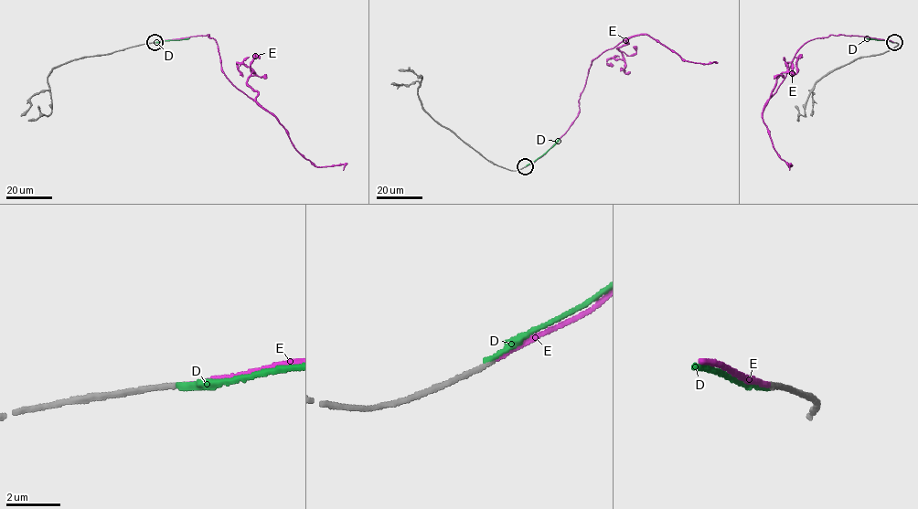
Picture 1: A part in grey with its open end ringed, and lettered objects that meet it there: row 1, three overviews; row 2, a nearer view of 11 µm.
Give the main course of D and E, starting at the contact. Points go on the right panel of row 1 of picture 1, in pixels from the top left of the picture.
D: (894, 42), (866, 38)
E: (894, 42), (829, 35), (808, 40), (796, 53), (762, 112), (773, 147), (790, 164), (789, 170)

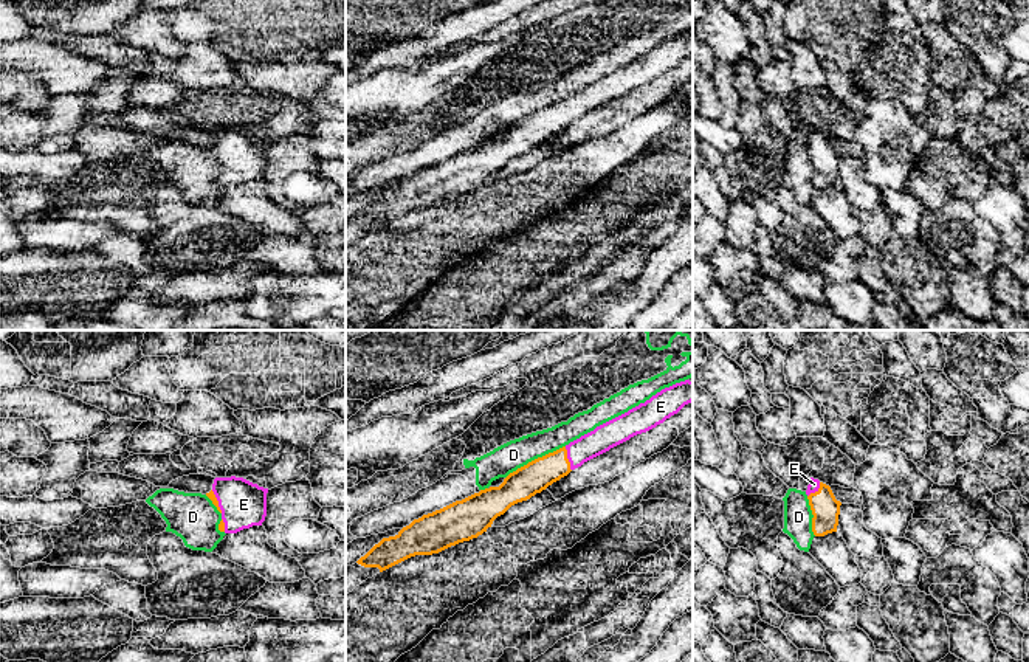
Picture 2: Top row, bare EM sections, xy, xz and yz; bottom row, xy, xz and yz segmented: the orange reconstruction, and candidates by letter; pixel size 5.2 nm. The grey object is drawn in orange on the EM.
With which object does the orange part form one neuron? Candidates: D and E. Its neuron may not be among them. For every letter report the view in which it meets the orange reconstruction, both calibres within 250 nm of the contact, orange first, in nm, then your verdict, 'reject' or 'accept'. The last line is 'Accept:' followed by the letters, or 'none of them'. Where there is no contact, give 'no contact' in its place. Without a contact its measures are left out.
D: meets orange in xz; 160 nm thick on the orange side, 150 nm on the other; reject
E: meets orange in xz; 160 nm thick on the orange side, 140 nm on the other; accept
Accept: E

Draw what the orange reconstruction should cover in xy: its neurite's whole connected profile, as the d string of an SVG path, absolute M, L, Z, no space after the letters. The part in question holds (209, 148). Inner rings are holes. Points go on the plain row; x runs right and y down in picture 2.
M215 130L206 149L222 166L219 183L237 186L253 178L262 178L267 169L268 141L243 130Z

